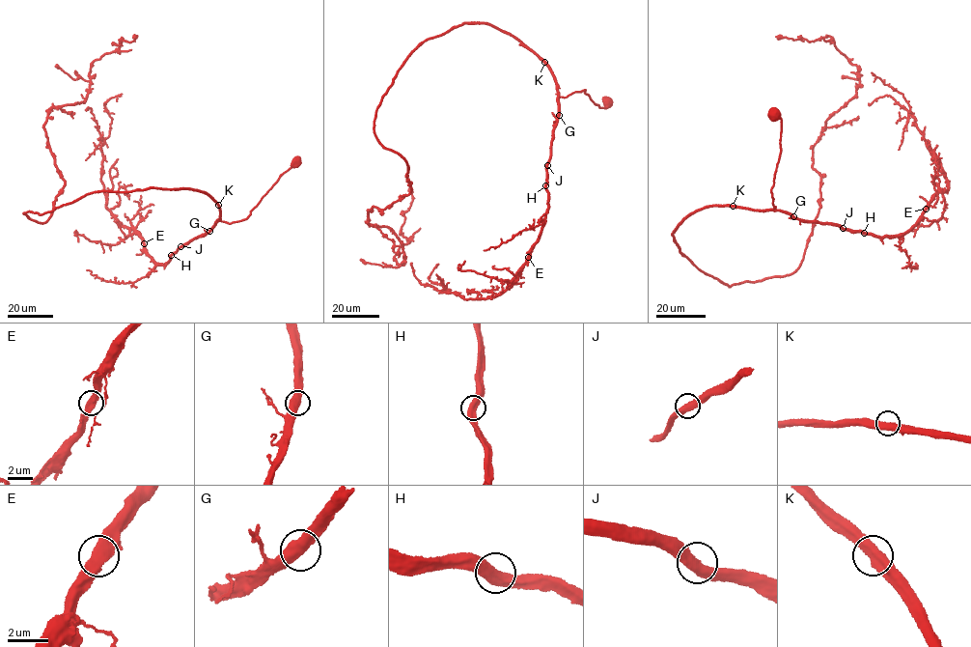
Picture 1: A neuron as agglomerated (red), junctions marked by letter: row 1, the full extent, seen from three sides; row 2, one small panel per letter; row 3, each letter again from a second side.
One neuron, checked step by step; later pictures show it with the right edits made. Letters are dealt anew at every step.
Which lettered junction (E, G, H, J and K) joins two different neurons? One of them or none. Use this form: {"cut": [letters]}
{"cut": []}

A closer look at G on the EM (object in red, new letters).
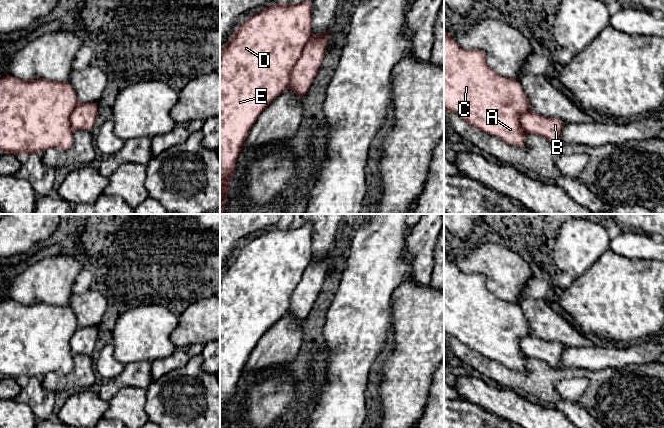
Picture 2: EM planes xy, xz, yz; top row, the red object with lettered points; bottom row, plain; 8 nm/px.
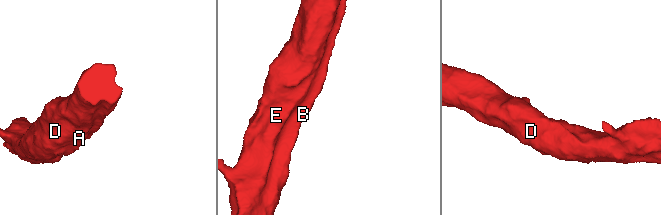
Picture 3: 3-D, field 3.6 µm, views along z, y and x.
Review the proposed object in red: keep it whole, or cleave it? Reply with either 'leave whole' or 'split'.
leave whole

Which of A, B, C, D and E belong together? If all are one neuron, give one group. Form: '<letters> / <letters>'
A B C D E

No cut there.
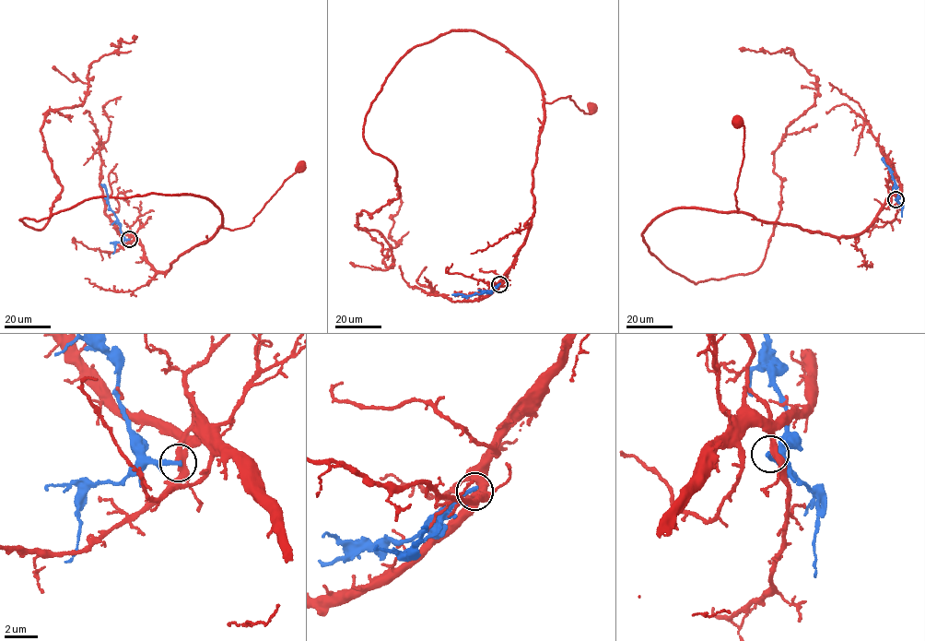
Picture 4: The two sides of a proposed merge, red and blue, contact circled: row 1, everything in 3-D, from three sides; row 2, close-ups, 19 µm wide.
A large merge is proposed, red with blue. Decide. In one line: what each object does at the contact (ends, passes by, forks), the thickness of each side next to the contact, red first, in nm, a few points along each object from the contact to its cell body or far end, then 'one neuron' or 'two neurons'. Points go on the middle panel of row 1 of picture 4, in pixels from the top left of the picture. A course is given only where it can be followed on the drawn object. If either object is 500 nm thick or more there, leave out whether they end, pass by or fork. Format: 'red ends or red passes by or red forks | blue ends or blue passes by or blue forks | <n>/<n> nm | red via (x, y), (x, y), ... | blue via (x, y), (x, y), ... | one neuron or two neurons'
red forks | blue ends | 320/260 nm | red via (499, 283), (522, 244), (533, 214), (532, 169), (544, 104), (569, 96), (585, 113), (593, 109) | blue via (499, 283), (479, 294), (451, 295) | two neurons

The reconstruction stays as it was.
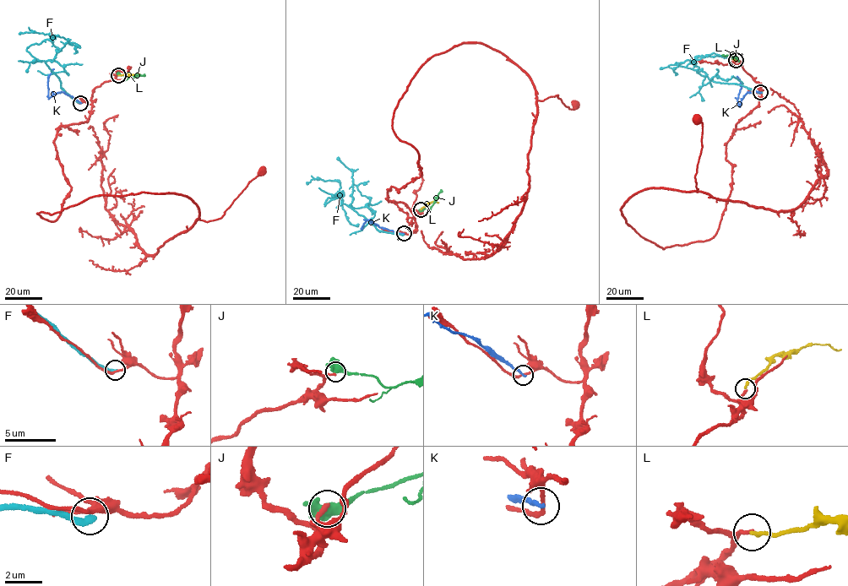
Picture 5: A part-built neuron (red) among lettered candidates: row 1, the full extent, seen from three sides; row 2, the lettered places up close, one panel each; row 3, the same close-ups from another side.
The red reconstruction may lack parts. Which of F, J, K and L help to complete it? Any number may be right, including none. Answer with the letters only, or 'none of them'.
L

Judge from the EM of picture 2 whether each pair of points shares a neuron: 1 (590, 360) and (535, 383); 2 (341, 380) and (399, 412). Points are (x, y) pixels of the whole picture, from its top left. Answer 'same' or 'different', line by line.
1: different
2: different

